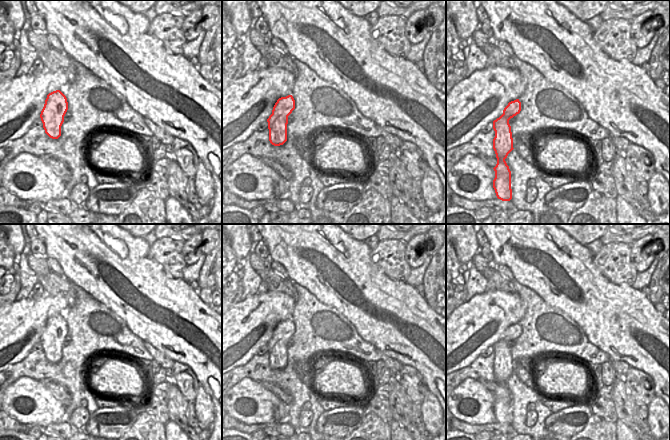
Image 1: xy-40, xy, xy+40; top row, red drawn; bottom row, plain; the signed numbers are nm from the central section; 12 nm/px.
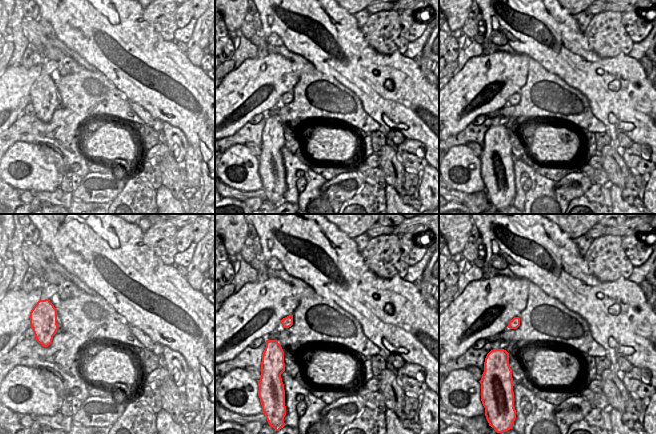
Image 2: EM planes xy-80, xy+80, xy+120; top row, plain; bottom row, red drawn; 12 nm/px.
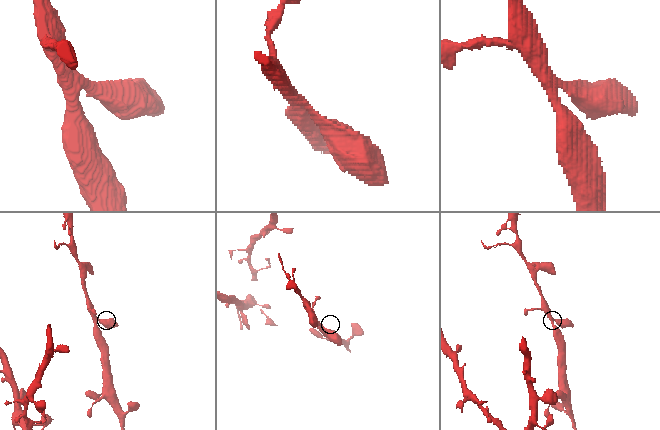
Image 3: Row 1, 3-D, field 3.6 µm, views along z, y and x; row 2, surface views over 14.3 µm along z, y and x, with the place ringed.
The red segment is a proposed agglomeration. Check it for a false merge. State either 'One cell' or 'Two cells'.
One cell.

